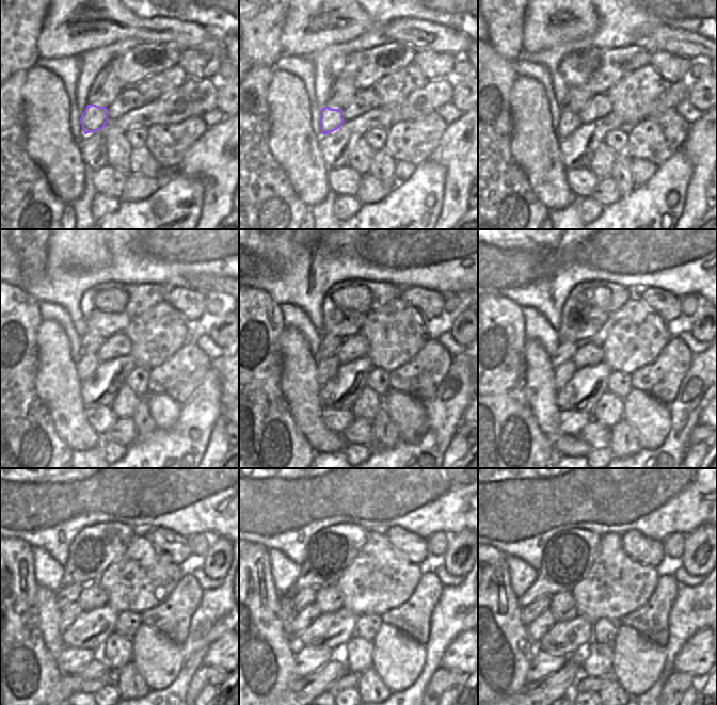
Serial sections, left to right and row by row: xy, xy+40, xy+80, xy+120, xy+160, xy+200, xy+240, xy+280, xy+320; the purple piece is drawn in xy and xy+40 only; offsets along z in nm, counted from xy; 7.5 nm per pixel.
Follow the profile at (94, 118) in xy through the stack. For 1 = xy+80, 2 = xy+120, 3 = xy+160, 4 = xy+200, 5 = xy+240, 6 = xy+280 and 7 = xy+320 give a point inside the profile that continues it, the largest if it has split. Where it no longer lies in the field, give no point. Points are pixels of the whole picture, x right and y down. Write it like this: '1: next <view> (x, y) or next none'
1: next xy+80 (569, 122)
2: next xy+120 (86, 365)
3: next xy+160 (327, 369)
4: next xy+200 (563, 372)
5: next xy+240 (68, 614)
6: next xy+280 (304, 619)
7: next xy+320 (545, 621)

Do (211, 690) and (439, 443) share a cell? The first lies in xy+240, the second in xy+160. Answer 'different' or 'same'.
different

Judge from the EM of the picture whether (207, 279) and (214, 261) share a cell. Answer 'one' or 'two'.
two

